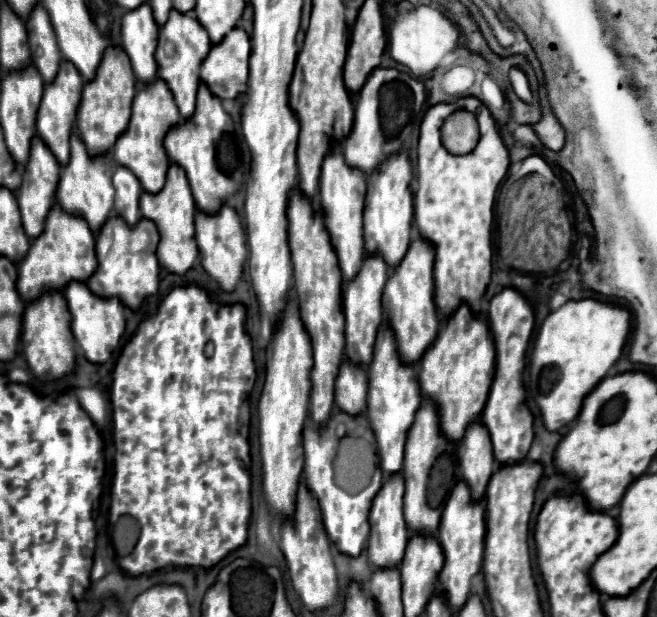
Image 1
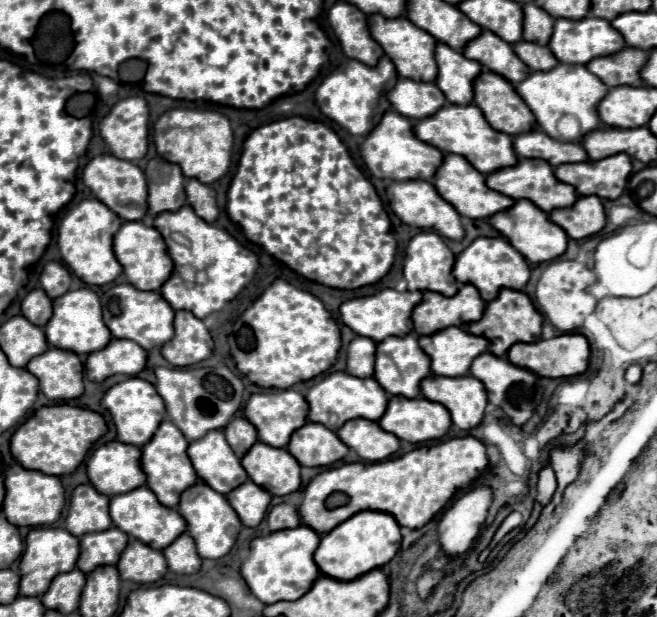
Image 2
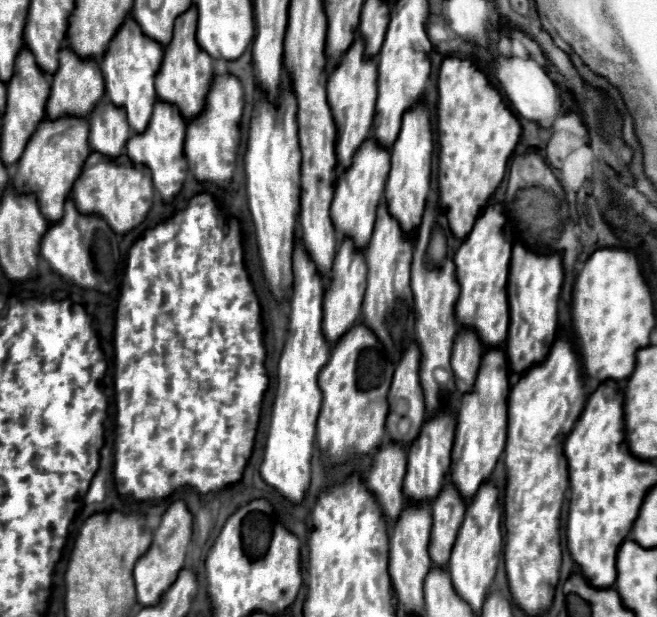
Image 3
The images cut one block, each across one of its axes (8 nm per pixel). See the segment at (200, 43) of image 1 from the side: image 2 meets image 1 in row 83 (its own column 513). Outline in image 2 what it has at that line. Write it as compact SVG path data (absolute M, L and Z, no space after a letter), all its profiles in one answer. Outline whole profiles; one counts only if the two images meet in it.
M522 158L522 160L518 160L516 166L494 170L492 174L486 176L486 186L504 194L504 196L508 196L508 198L512 198L512 200L526 198L544 212L552 212L556 208L568 208L578 198L576 190L570 184L564 184L564 182L556 180L554 170L546 160L524 160Z

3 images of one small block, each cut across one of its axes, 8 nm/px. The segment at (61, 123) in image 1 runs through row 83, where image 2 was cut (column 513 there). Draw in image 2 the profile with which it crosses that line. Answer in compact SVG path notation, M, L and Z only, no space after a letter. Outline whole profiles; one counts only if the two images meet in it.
M482 30L480 36L470 40L464 46L462 54L470 60L480 62L484 68L494 74L500 74L512 84L518 84L530 72L530 68L514 54L512 46L488 30Z

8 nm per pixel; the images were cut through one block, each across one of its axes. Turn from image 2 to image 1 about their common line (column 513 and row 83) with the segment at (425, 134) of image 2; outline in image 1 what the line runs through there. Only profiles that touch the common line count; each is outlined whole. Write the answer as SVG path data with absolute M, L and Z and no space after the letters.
M156 78L152 84L140 84L134 100L132 100L132 114L126 132L122 132L112 146L114 160L120 166L126 166L132 170L132 174L140 180L142 188L148 192L158 192L162 190L166 182L166 172L168 172L168 154L164 148L164 136L172 128L172 124L180 122L180 112L176 108L174 96L170 88L164 84L164 80Z

